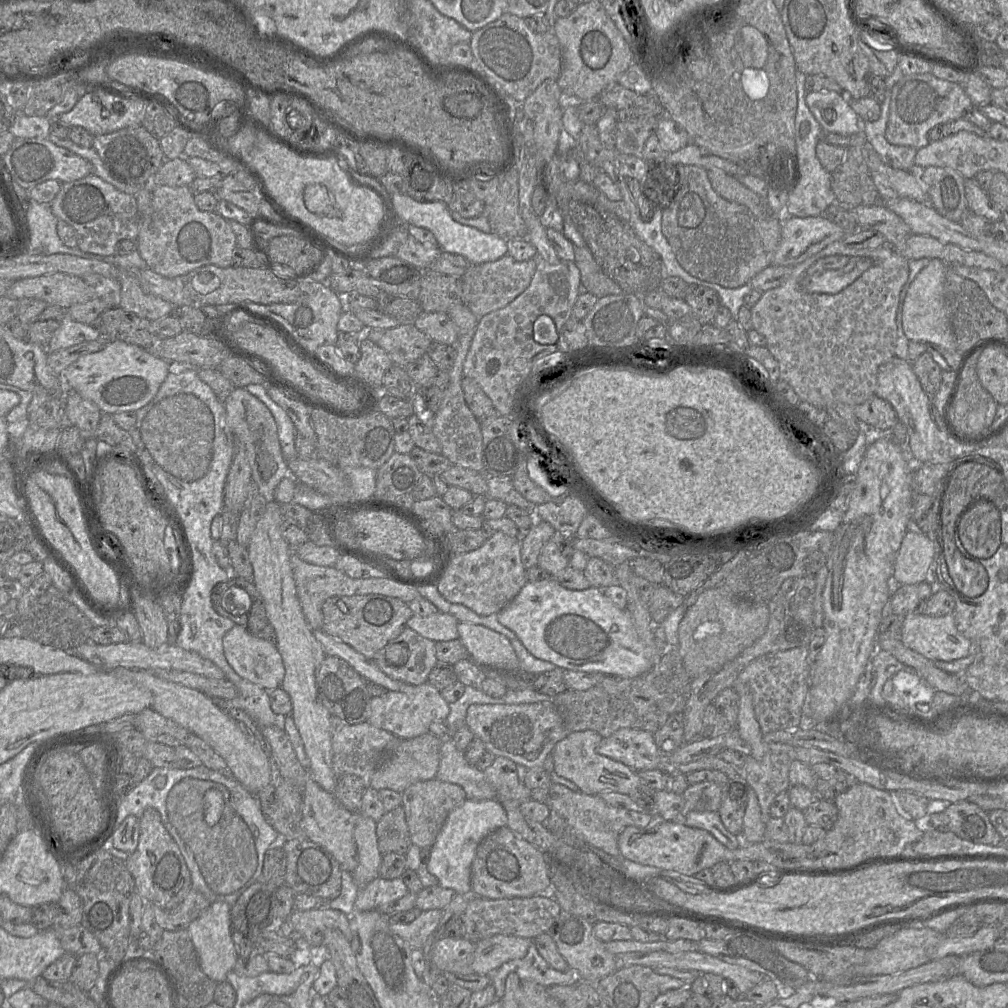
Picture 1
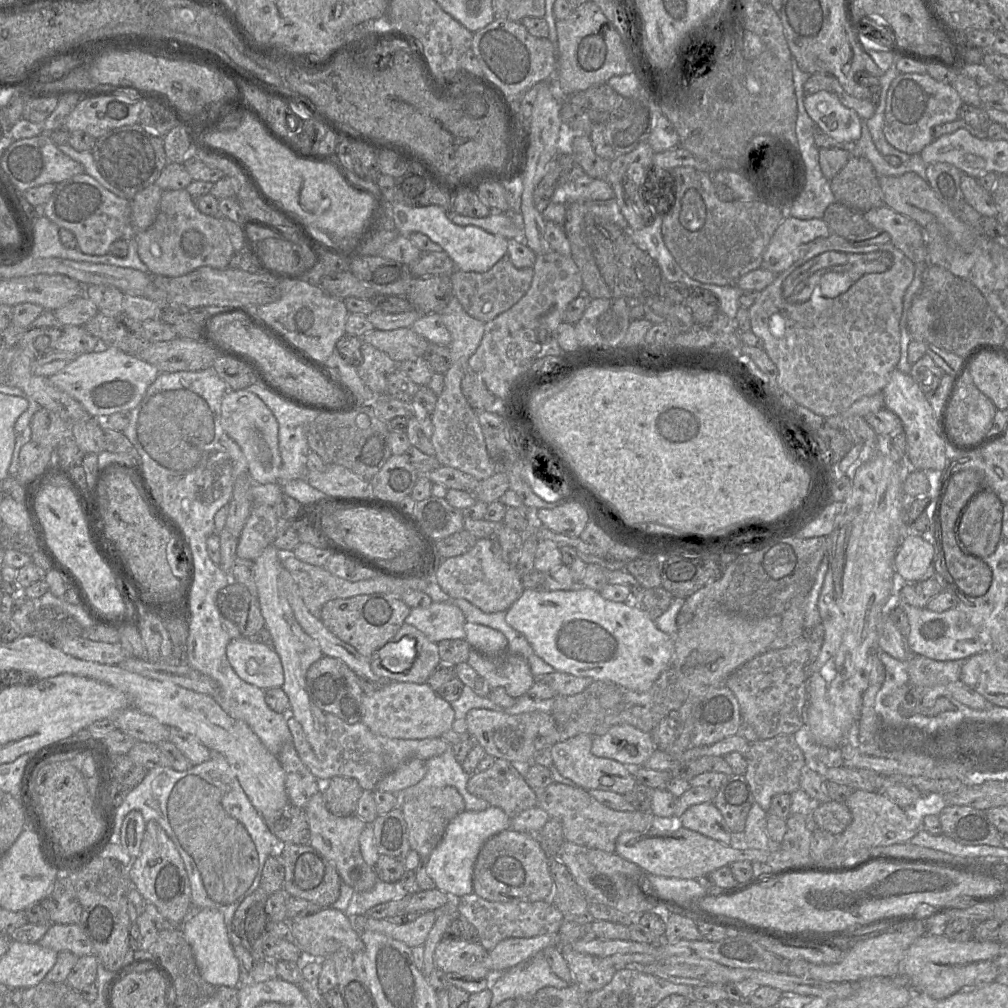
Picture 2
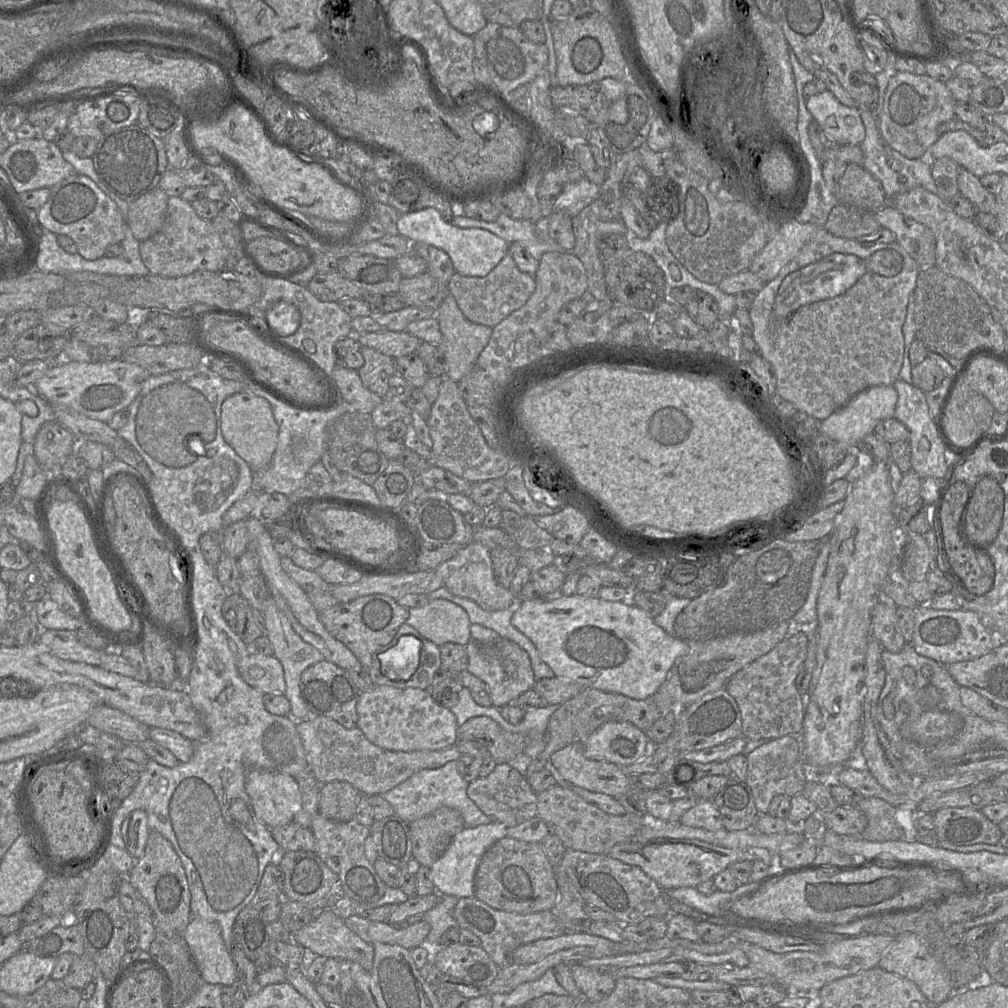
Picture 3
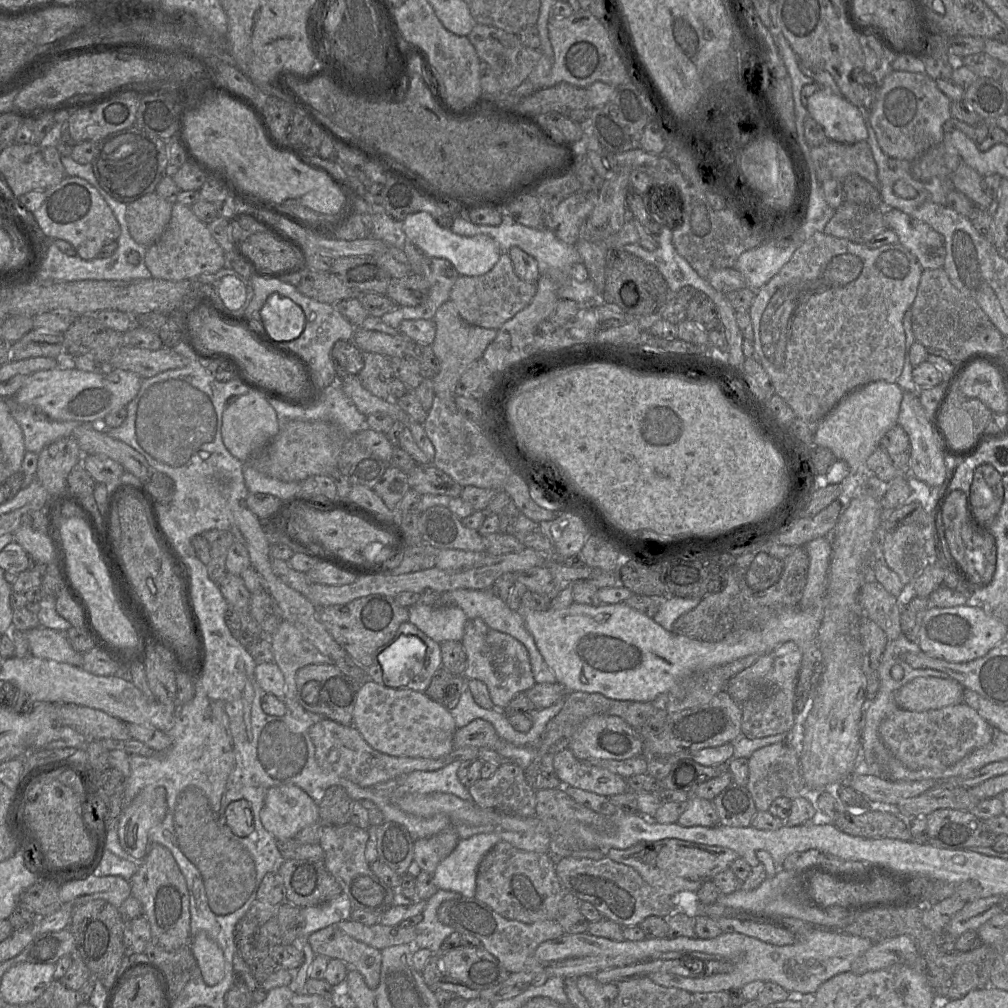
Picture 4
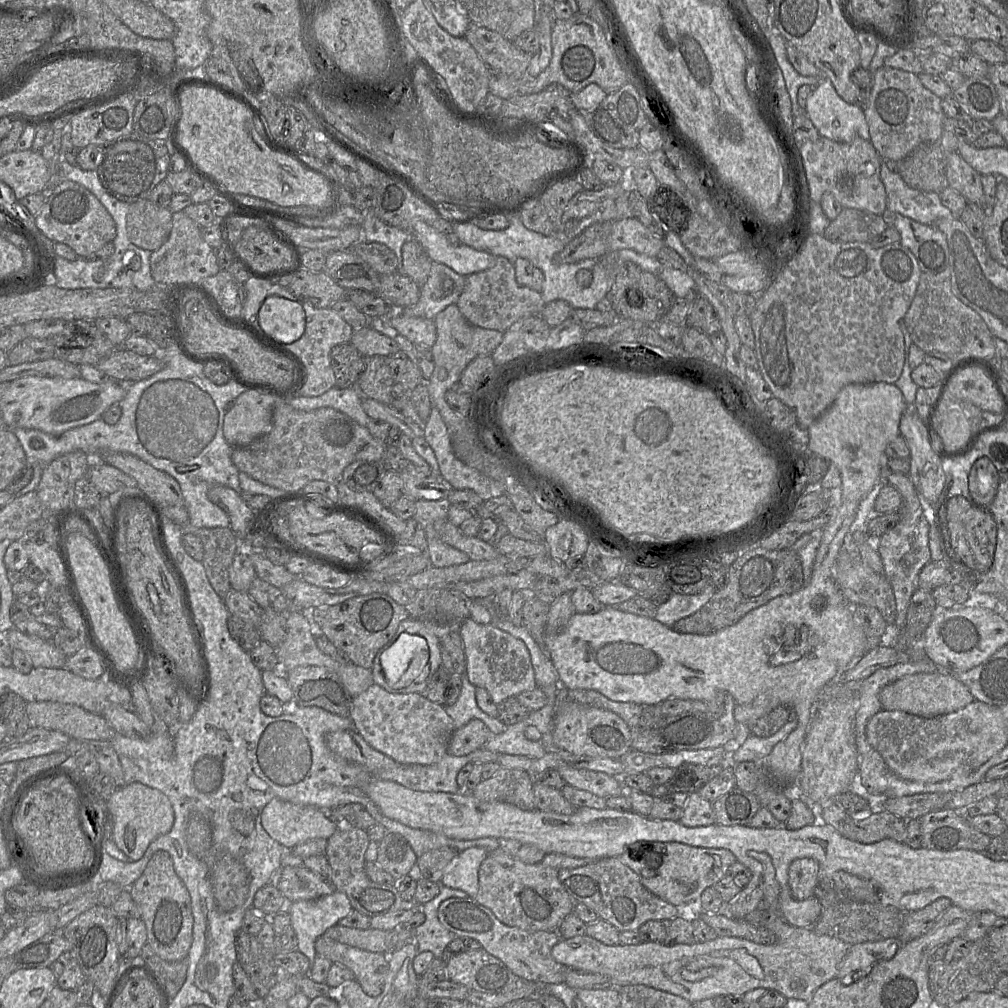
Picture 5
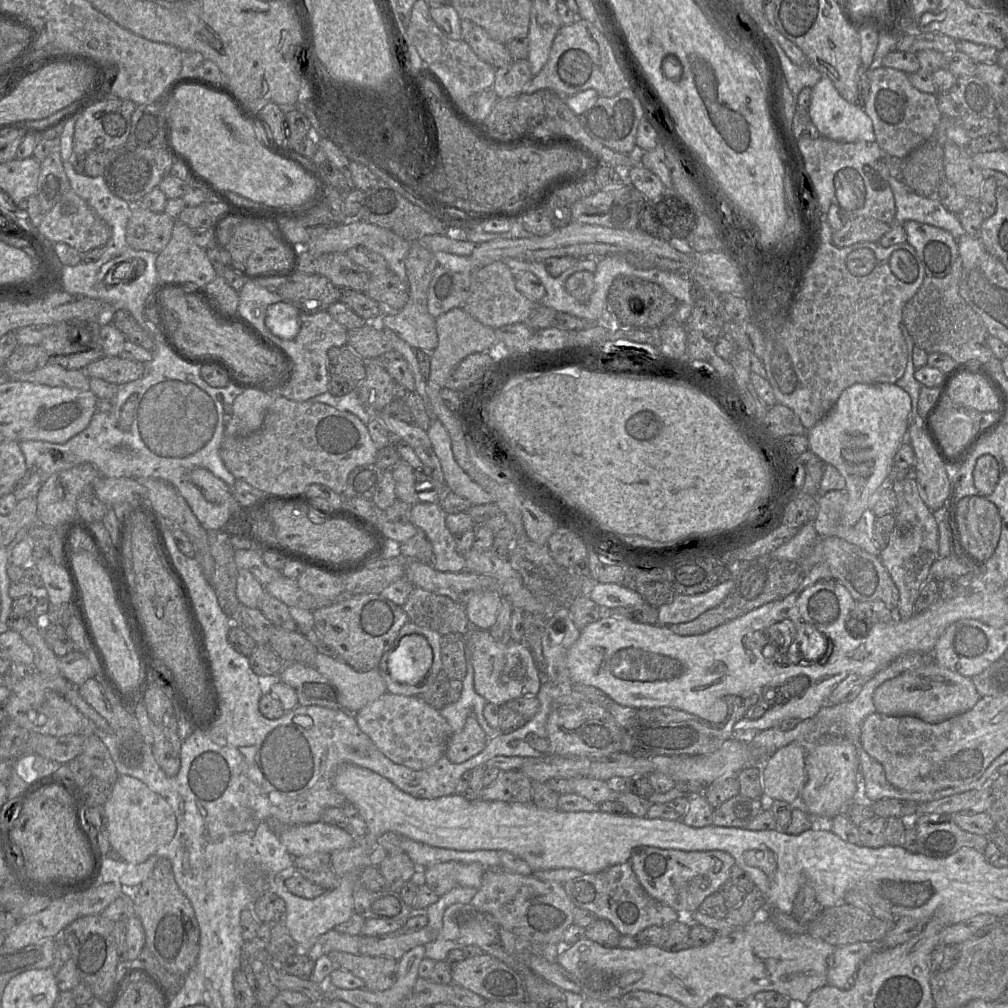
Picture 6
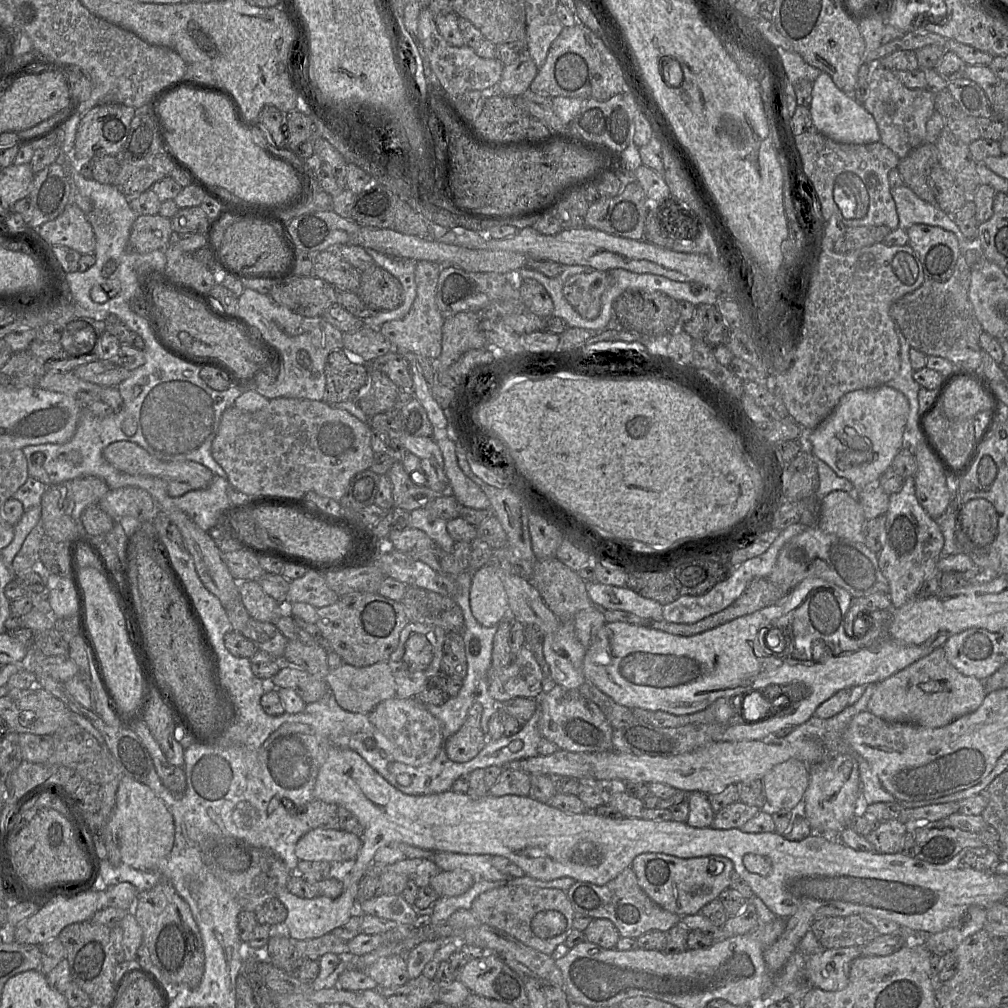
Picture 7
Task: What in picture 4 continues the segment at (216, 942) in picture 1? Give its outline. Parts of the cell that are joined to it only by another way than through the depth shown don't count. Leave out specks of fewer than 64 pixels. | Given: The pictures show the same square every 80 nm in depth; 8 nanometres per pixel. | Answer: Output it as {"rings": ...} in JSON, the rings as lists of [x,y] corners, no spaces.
{"rings":[[[204,932],[191,936],[189,946],[204,982],[208,986],[218,984],[225,975],[225,959],[221,948]]]}

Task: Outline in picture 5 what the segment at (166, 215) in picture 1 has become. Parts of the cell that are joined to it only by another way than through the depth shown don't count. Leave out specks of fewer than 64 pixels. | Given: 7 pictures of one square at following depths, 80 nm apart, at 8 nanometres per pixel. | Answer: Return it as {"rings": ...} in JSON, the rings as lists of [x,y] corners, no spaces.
{"rings":[[[184,211],[173,213],[169,237],[160,248],[152,251],[150,268],[156,284],[164,287],[183,281],[201,284],[203,279],[214,276],[220,271],[215,249],[202,238],[201,227]]]}

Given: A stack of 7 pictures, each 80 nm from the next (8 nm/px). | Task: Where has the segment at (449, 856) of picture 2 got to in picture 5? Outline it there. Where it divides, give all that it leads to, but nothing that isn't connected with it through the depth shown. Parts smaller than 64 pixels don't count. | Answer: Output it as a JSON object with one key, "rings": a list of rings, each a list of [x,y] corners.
{"rings":[[[483,847],[459,852],[445,867],[440,885],[462,890],[474,898],[479,888],[479,868],[488,853]]]}

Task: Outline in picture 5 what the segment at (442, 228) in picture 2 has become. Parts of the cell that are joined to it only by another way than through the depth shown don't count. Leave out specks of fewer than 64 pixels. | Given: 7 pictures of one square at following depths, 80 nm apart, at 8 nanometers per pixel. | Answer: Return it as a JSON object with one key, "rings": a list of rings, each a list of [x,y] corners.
{"rings":[[[418,221],[413,225],[412,238],[420,243],[432,262],[444,264],[462,276],[482,272],[495,264],[496,257],[492,254],[458,243],[453,236],[440,233],[423,221]]]}

